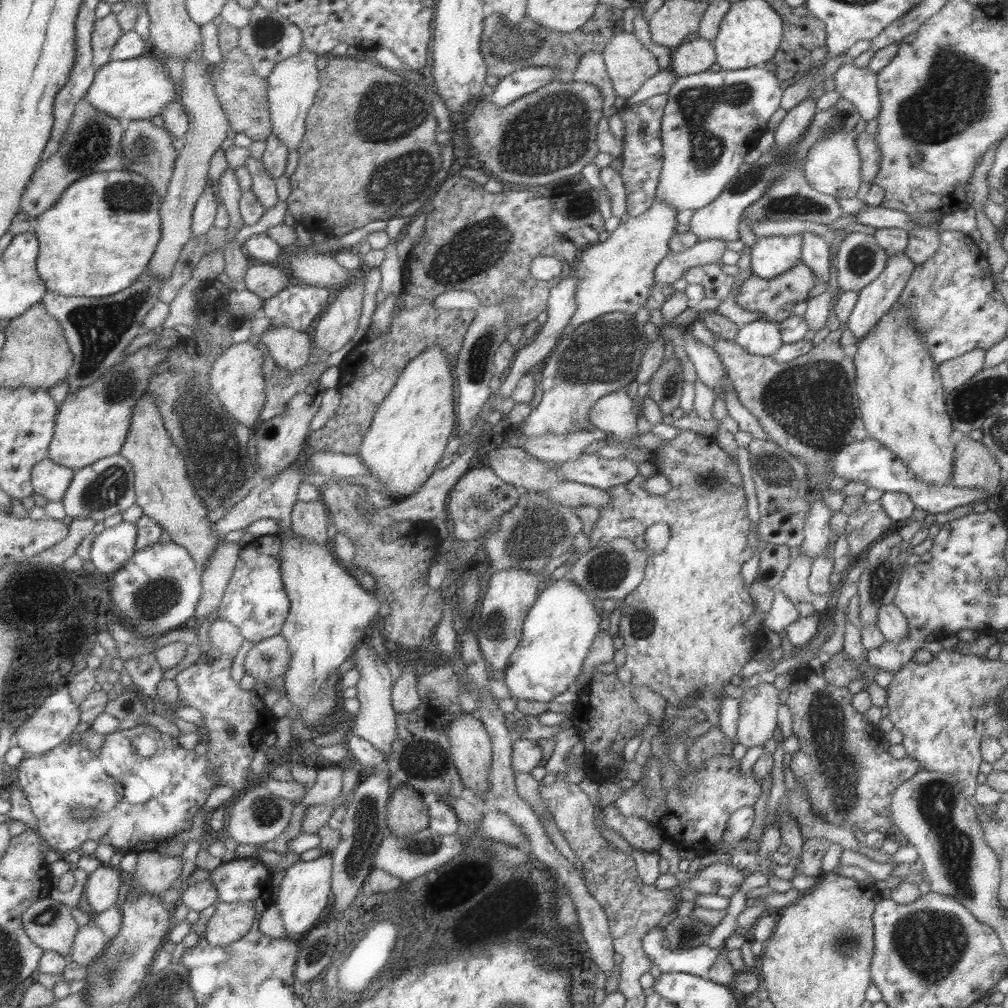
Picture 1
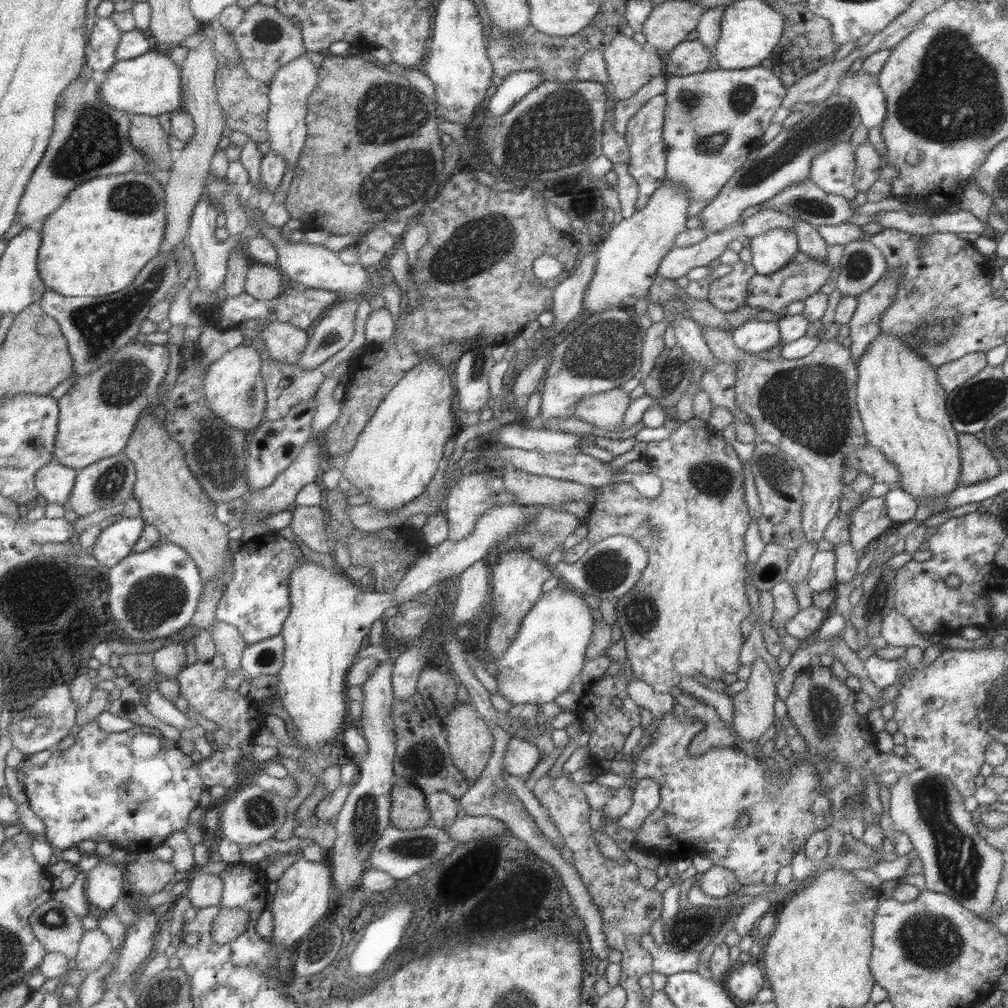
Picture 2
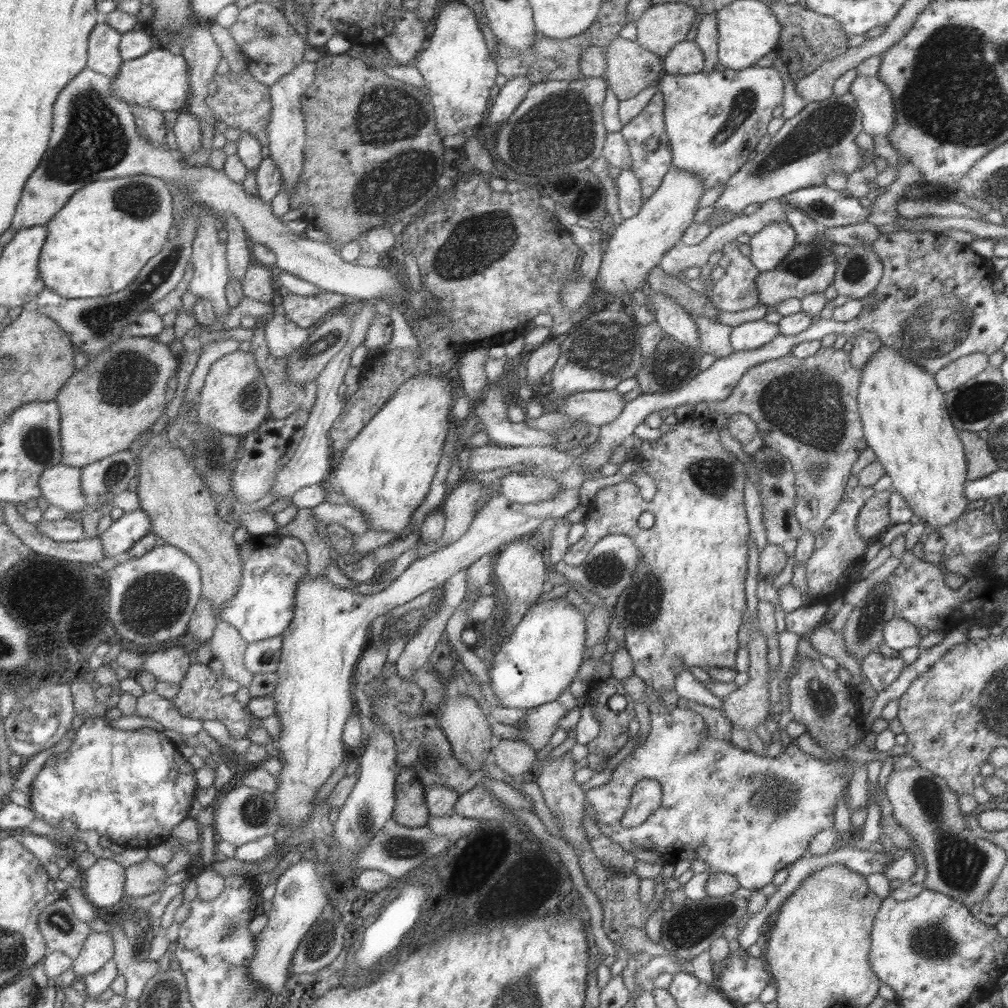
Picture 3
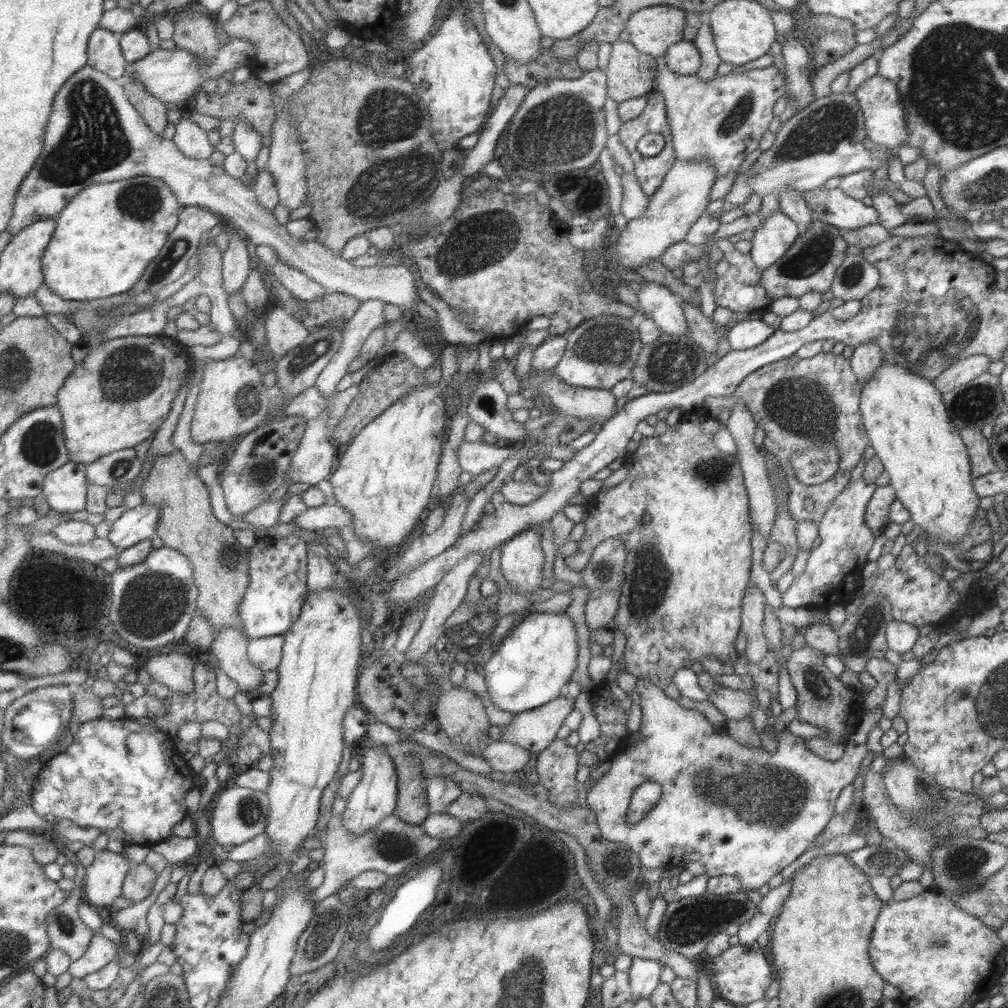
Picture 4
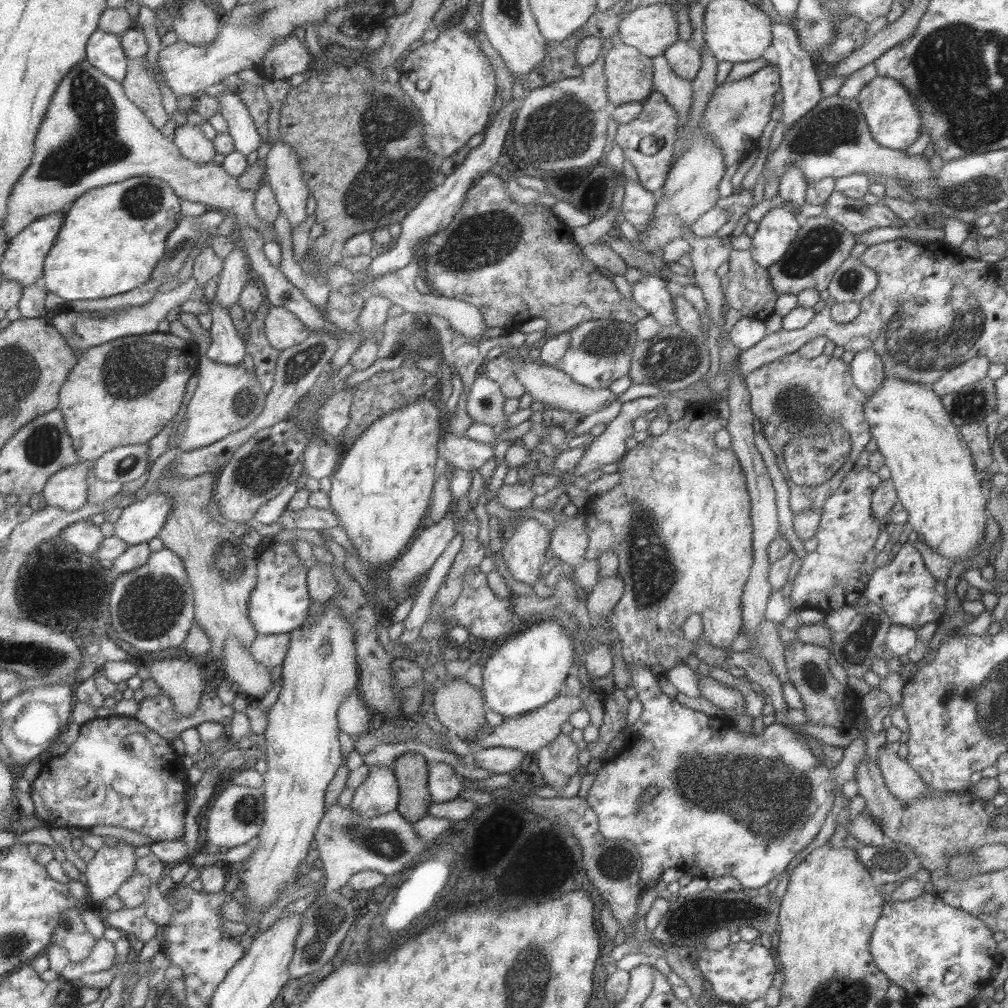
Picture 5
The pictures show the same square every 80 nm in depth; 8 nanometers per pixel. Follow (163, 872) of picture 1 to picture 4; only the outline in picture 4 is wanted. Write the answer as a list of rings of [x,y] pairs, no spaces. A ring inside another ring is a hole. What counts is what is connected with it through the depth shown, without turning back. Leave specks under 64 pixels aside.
[[[150,864],[132,866],[124,882],[124,897],[135,903],[150,899],[159,877]]]

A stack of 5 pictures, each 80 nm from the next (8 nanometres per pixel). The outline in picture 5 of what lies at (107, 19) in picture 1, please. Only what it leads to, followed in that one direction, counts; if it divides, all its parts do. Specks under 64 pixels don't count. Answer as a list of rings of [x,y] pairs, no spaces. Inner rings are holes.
[[[100,28],[88,42],[88,61],[99,67],[105,74],[123,82],[132,62],[122,45],[121,35],[115,35]]]

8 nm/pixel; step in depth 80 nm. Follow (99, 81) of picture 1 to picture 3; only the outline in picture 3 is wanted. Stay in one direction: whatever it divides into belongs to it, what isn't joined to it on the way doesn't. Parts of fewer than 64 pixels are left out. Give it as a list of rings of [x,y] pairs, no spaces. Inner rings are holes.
[[[156,46],[141,58],[123,61],[113,79],[112,92],[132,106],[138,104],[143,108],[156,108],[163,112],[175,111],[183,108],[191,96],[188,60],[182,53],[175,55],[164,47]]]

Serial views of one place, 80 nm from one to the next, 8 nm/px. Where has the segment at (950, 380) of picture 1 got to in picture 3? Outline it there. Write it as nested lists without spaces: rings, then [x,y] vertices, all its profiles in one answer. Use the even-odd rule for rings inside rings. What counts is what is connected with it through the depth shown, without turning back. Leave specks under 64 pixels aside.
[[[974,353],[961,356],[946,364],[940,371],[937,371],[933,378],[936,385],[947,392],[957,388],[967,379],[977,376],[988,365],[988,356],[982,353]]]

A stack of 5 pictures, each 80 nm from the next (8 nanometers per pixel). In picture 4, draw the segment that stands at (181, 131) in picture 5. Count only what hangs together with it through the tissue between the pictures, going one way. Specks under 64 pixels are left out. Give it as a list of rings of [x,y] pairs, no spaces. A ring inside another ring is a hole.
[[[190,117],[180,118],[175,125],[173,139],[181,152],[194,159],[207,159],[217,150],[216,146],[209,142],[207,131],[203,130],[197,122],[193,122]]]

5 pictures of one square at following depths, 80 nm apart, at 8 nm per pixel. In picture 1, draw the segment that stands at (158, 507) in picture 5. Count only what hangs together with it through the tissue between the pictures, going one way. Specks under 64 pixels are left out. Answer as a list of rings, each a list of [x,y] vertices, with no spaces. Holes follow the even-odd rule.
[[[124,520],[101,531],[92,546],[93,564],[99,574],[114,574],[136,555],[138,528]]]

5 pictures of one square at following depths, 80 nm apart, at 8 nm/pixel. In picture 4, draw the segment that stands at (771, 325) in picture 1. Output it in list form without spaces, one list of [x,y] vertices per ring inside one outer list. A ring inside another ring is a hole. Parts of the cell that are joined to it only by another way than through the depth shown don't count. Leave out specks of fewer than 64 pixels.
[[[760,319],[737,321],[727,332],[730,351],[753,348],[773,334],[774,329]]]

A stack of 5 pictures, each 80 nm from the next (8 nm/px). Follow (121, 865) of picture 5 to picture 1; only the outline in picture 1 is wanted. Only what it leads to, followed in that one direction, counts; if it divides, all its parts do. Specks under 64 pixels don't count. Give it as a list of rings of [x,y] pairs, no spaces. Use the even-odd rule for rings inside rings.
[[[107,864],[90,874],[86,886],[86,898],[92,909],[100,914],[108,911],[119,900],[119,888],[123,880],[119,868]]]

